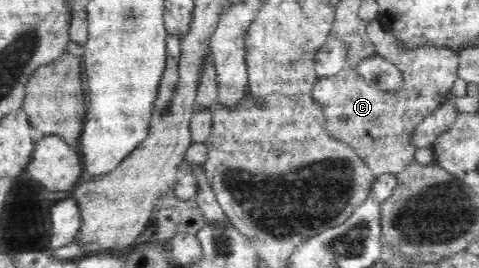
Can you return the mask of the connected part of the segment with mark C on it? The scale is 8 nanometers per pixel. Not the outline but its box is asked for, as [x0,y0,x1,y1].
[312,20,459,178]

